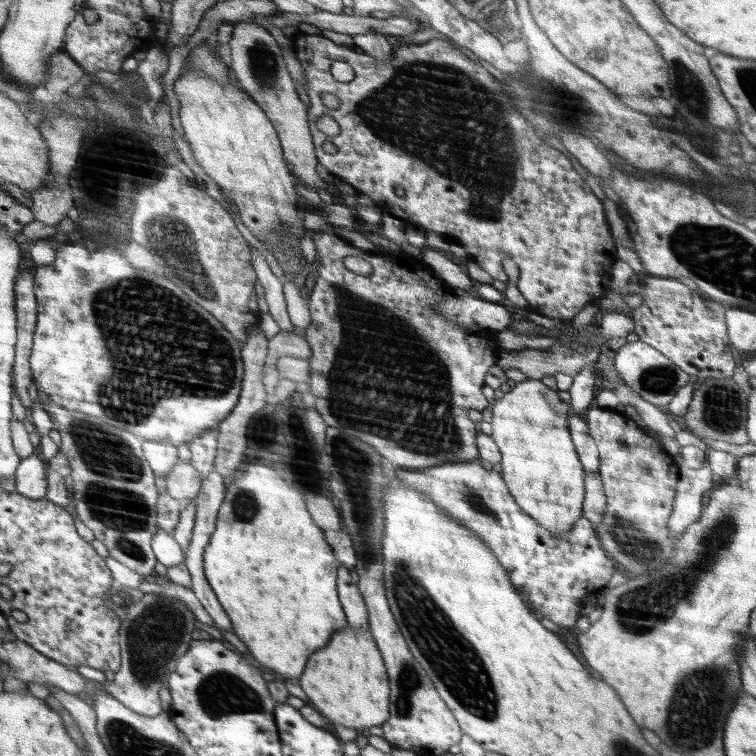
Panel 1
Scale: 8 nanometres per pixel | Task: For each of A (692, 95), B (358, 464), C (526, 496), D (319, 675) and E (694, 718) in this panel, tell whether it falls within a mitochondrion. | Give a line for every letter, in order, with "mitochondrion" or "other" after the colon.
A: mitochondrion
B: mitochondrion
C: other
D: other
E: mitochondrion

